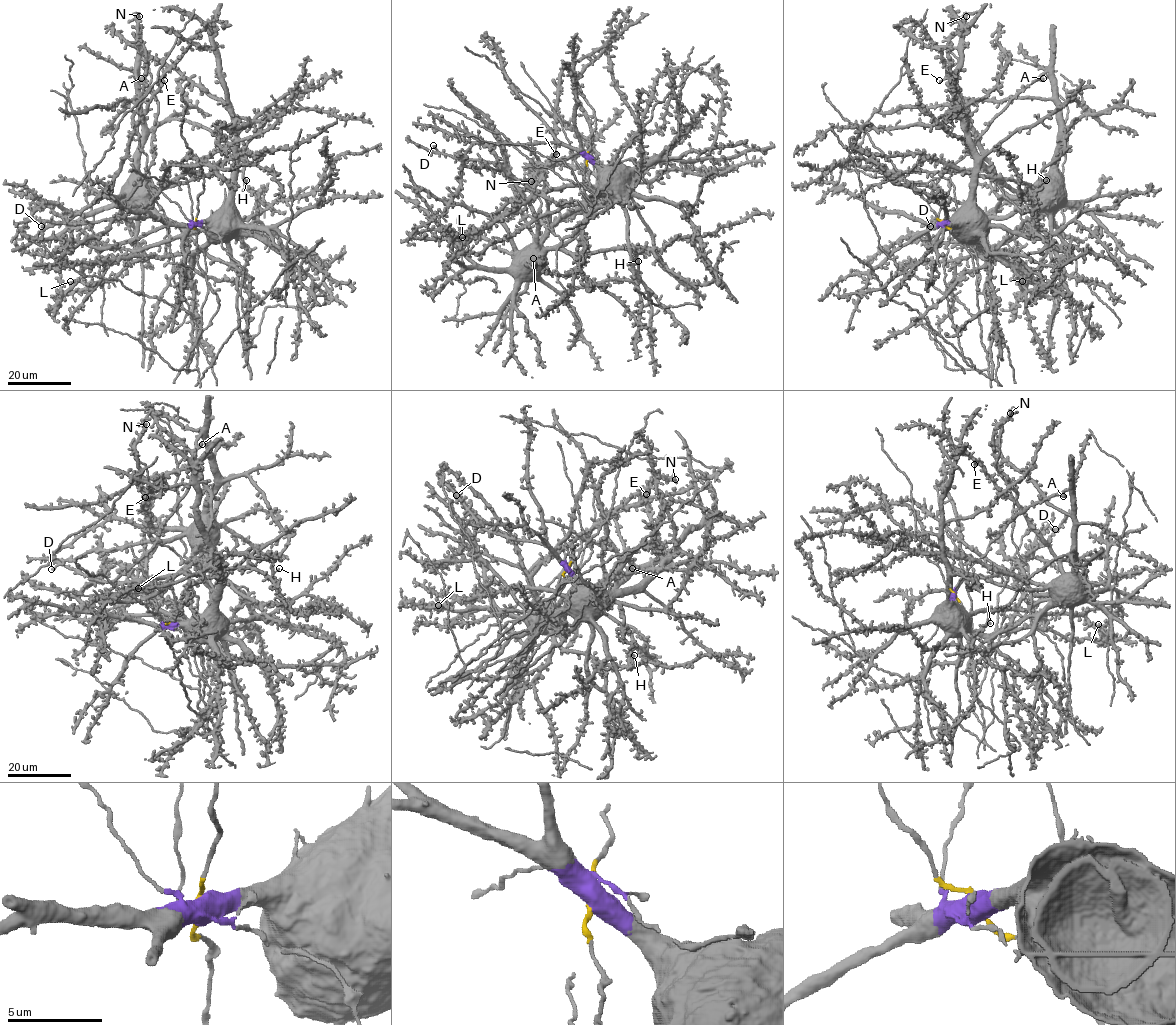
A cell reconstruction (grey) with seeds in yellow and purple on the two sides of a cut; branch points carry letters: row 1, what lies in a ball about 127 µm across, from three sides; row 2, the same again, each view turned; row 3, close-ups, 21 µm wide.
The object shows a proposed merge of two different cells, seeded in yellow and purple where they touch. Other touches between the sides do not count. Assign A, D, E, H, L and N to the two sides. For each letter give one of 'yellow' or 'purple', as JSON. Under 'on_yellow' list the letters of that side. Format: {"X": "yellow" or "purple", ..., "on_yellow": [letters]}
{"A": "yellow", "D": "yellow", "E": "yellow", "H": "yellow", "L": "purple", "N": "yellow", "on_yellow": ["A", "D", "E", "H", "N"]}

